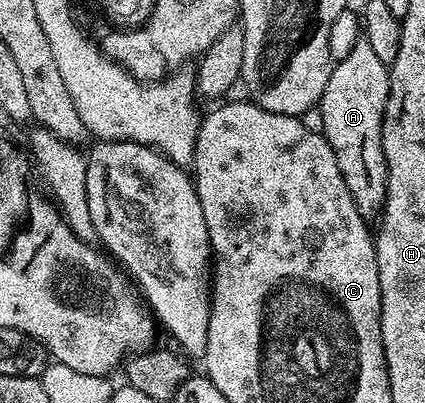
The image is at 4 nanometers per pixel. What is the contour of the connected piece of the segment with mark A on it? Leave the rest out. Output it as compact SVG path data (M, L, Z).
M364 37L357 40L357 44L351 53L347 53L347 57L336 60L333 72L329 74L327 81L327 89L323 89L323 97L321 98L319 109L323 113L323 134L325 140L331 145L331 149L335 153L335 161L339 165L339 173L343 173L343 181L347 185L347 189L351 193L351 197L355 201L355 205L359 209L359 213L367 221L373 221L380 216L381 209L385 205L385 194L387 193L387 161L383 157L383 121L381 114L385 112L385 102L387 101L387 93L389 92L389 67L383 61L379 61L379 57L375 57L375 52L371 50L371 45L367 45Z

